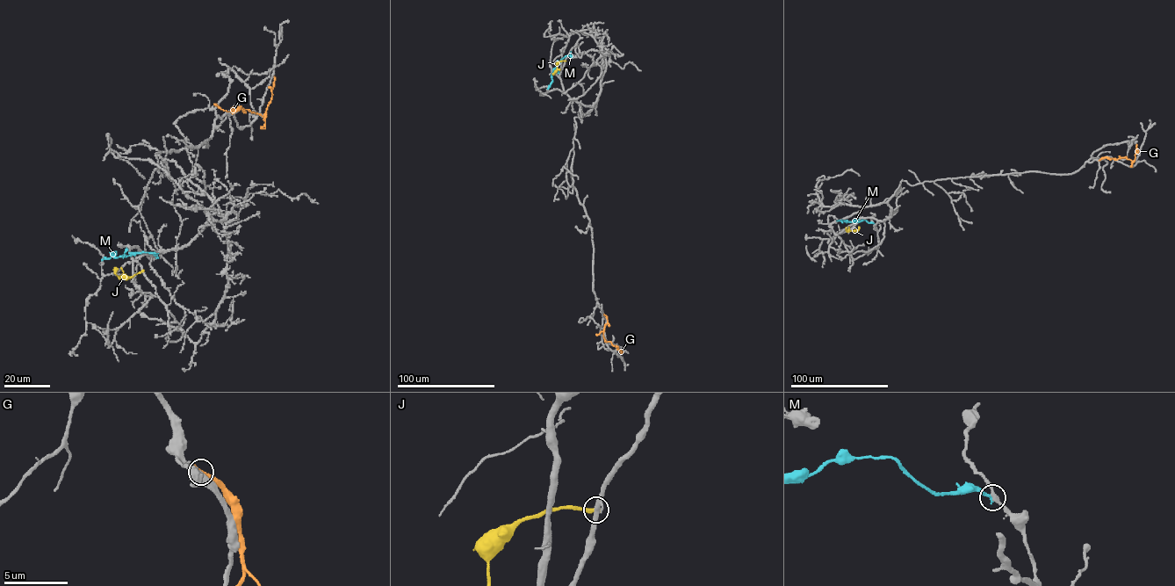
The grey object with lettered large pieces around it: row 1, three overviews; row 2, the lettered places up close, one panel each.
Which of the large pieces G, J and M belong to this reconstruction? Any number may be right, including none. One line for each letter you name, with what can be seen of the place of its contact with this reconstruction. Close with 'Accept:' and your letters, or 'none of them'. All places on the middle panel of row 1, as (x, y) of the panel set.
Accept: none of them

